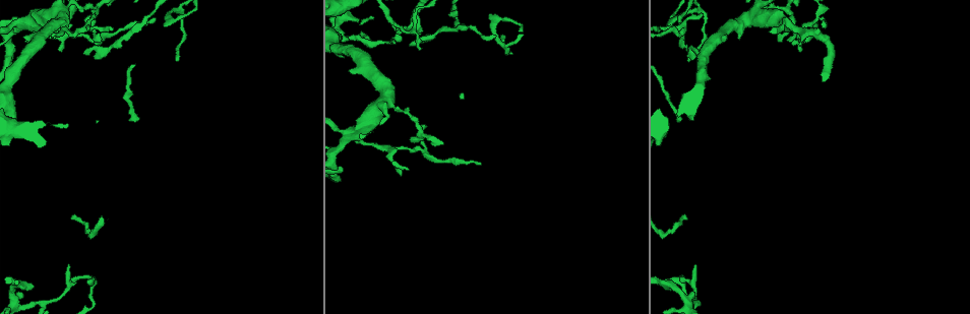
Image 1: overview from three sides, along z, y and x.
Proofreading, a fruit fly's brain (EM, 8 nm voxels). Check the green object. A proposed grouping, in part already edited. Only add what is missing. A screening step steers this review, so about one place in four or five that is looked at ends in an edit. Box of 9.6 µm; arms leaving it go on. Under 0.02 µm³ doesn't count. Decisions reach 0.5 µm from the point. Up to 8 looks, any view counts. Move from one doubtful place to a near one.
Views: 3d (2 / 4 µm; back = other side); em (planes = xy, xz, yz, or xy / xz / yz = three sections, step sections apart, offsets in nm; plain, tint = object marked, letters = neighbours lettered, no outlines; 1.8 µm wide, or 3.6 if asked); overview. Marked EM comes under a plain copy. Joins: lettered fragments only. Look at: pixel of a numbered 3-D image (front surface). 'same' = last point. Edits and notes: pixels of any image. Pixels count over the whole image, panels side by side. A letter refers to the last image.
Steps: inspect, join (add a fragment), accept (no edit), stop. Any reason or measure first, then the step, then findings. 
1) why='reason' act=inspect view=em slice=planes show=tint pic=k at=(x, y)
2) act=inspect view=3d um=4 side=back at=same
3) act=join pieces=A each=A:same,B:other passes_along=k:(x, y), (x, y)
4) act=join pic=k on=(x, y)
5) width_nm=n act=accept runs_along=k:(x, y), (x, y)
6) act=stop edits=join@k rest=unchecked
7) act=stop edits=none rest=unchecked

why='long arm stops here' act=inspect view=em slice=xz step=16 show=tint pic=1 at=(479, 164)

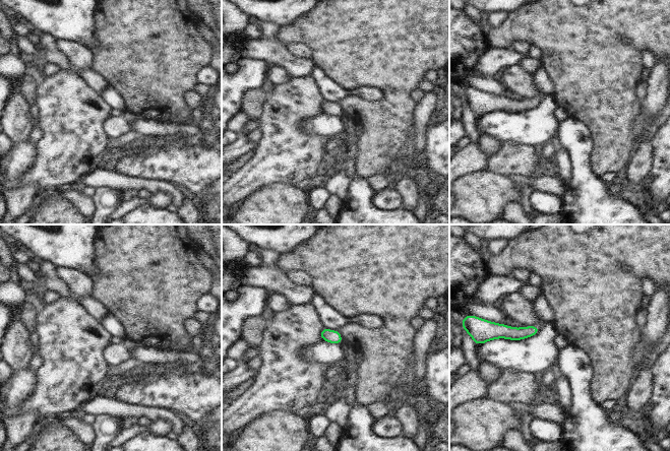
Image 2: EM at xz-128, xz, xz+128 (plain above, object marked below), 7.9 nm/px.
why='cut it another way' act=inspect view=em slice=planes show=letters at=same

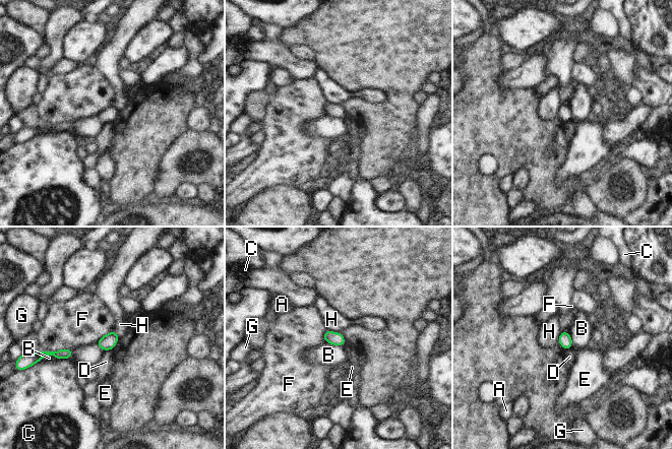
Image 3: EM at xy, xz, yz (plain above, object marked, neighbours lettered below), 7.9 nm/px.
act=accept each=A:other,B:other,C:other,D:other,E:other,F:other,G:other,H:other border=3:(325, 341), (343, 346) found='no lettered fragment goes on from it'

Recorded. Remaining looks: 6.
why='free end' act=inspect view=em slice=yz step=16 show=letters pic=1 at=(59, 51)

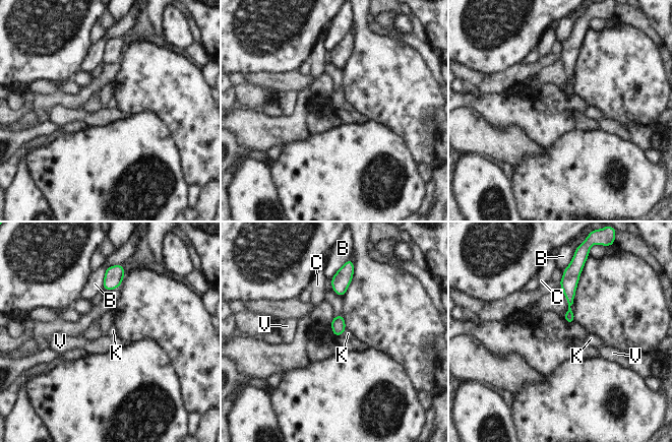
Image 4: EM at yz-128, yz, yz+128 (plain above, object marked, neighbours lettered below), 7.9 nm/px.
act=inspect view=em slice=planes show=letters at=same

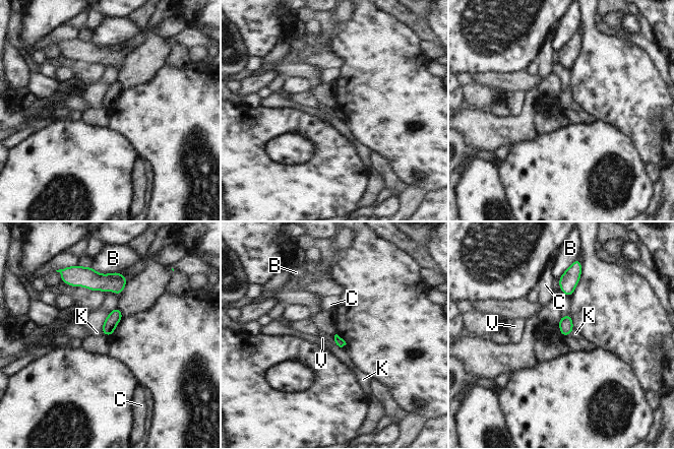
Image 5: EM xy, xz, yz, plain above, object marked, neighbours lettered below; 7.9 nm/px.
longest_contact=B:240nm act=accept each=B:other,C:other,K:other,V:other border=5:(333, 335), (333, 340), (336, 343) found='none of them fits'

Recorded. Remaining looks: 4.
why='thin end' act=inspect view=em slice=xy step=8 show=tint pic=1 at=(697, 53)

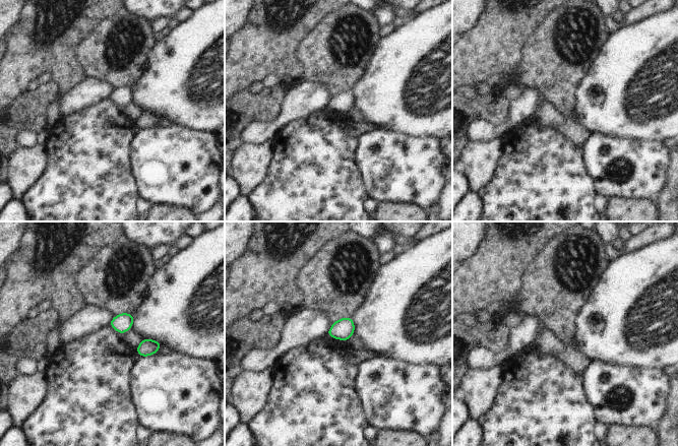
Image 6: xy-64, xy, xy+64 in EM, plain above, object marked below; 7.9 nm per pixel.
why='cut it another way' act=inspect view=em slice=planes show=letters at=same

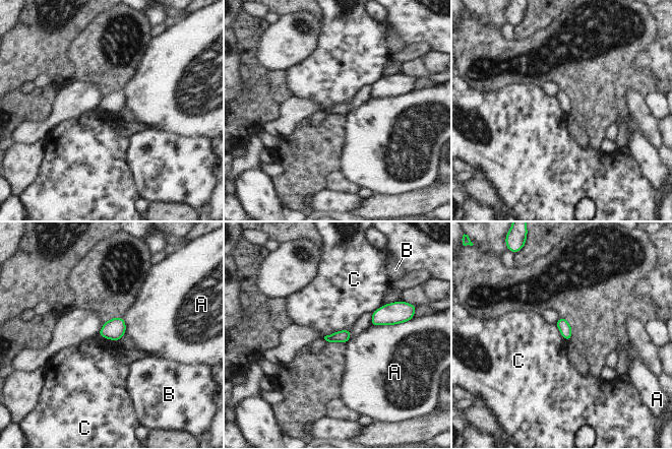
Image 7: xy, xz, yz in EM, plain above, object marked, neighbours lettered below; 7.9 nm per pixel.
act=accept each=A:other,B:other,C:other border=7:(349, 327), (324, 336) found='none of them fits'

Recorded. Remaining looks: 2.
act=stop edits=none rest=unchecked

